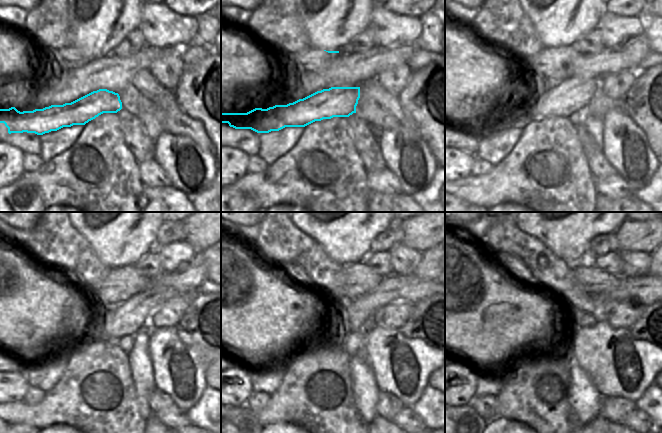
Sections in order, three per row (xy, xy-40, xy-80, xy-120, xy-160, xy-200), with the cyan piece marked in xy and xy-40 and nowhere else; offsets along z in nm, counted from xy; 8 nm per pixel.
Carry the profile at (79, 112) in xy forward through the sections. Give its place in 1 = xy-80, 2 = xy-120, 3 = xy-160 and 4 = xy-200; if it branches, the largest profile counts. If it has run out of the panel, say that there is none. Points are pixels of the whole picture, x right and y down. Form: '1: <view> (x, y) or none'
1: xy-80 (569, 96)
2: xy-120 (136, 297)
3: xy-160 (362, 292)
4: xy-200 (648, 289)

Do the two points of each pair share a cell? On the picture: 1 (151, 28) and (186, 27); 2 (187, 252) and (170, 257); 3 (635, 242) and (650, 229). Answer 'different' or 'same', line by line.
1: same
2: same
3: same

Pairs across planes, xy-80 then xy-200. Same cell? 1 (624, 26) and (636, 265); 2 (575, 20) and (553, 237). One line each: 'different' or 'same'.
1: same
2: same

